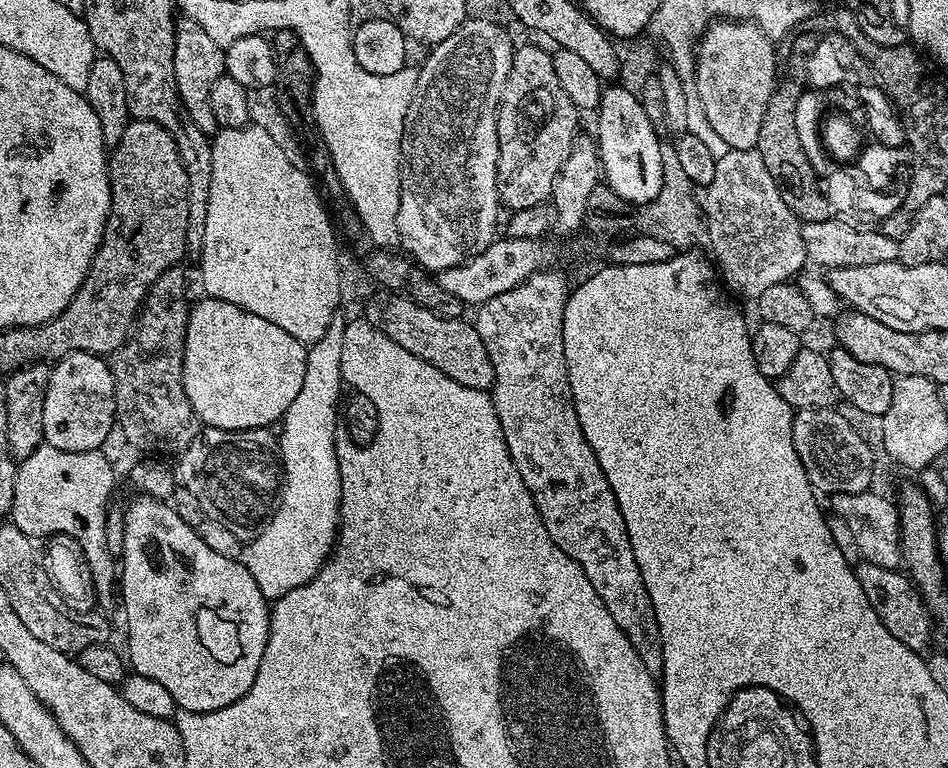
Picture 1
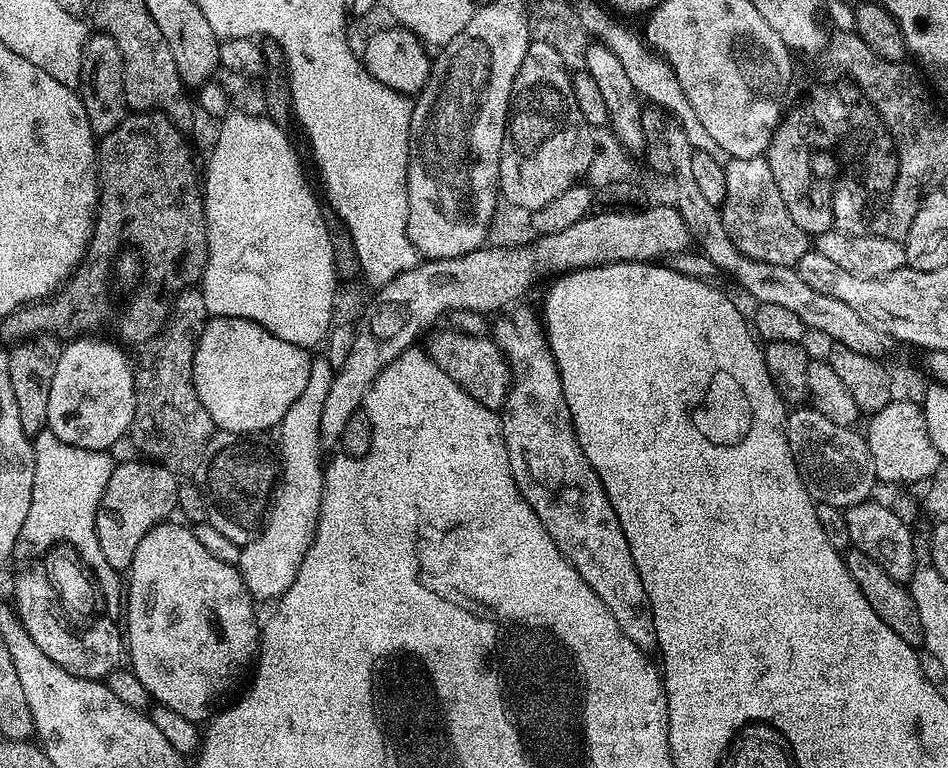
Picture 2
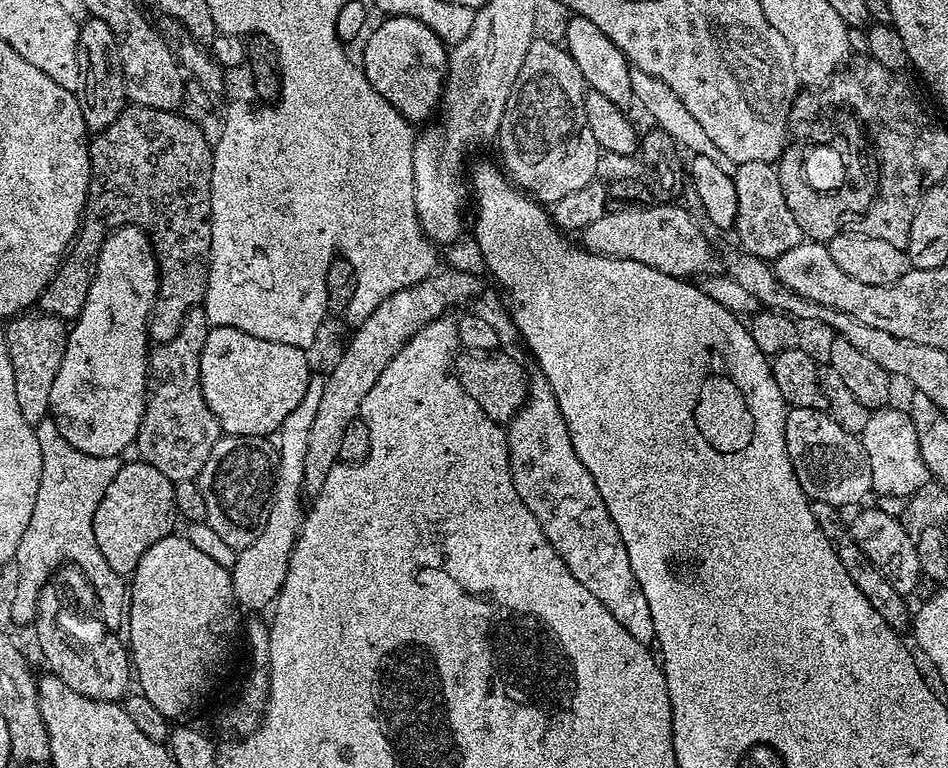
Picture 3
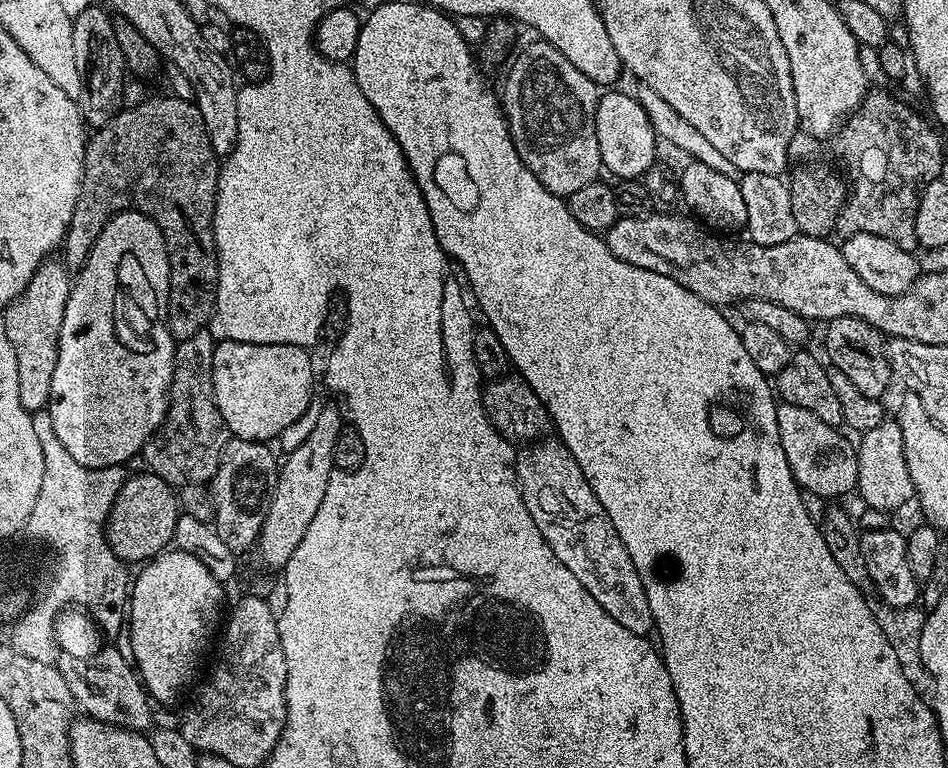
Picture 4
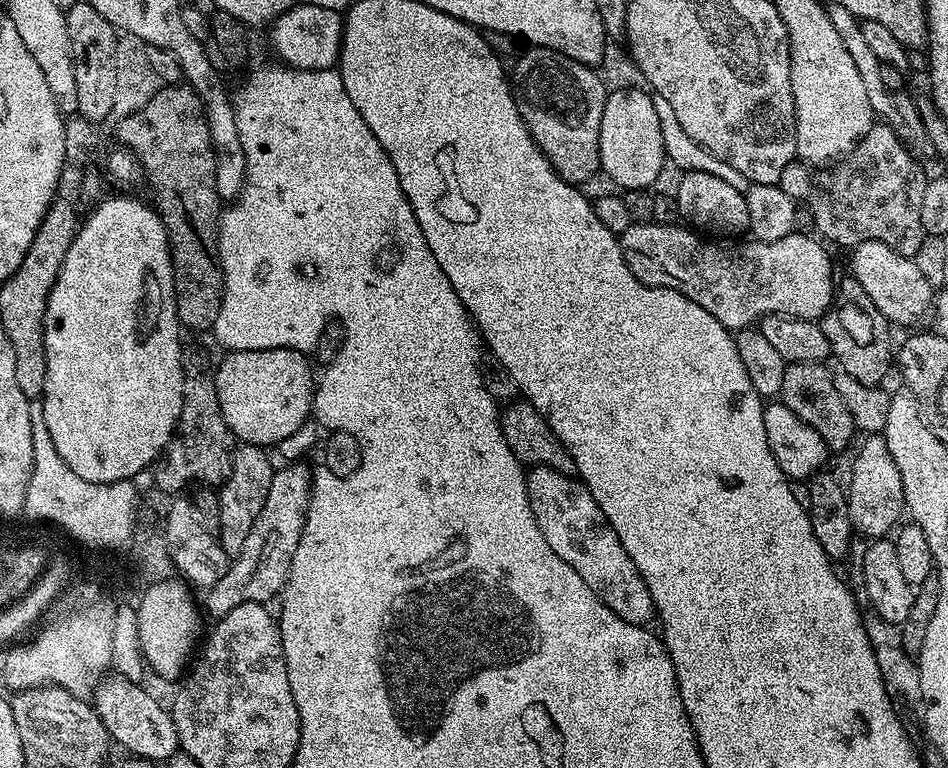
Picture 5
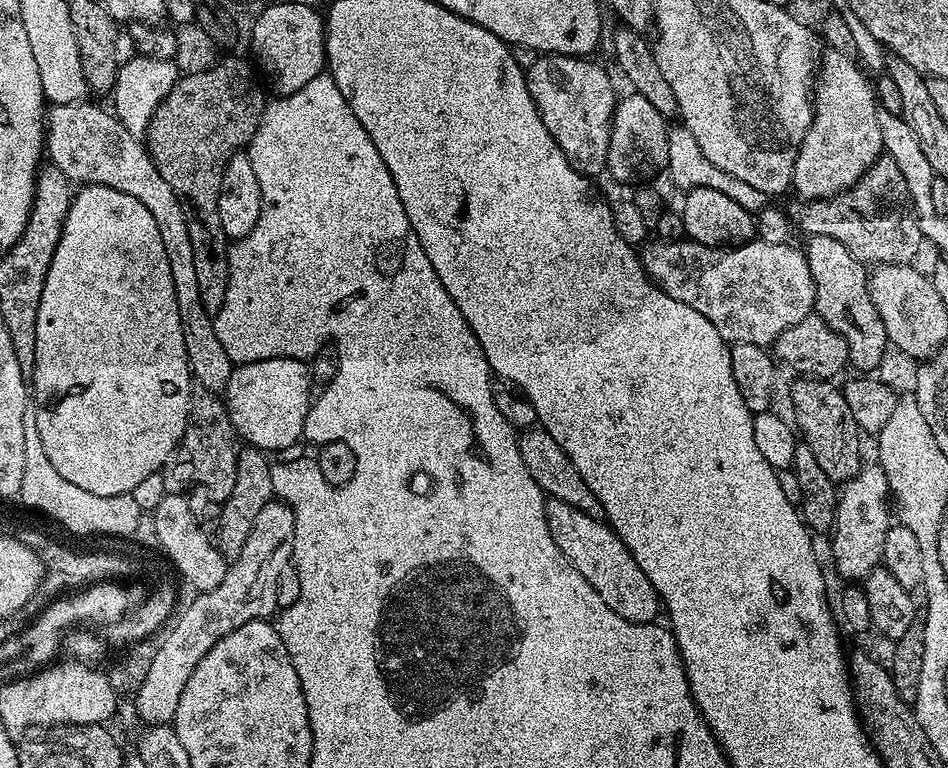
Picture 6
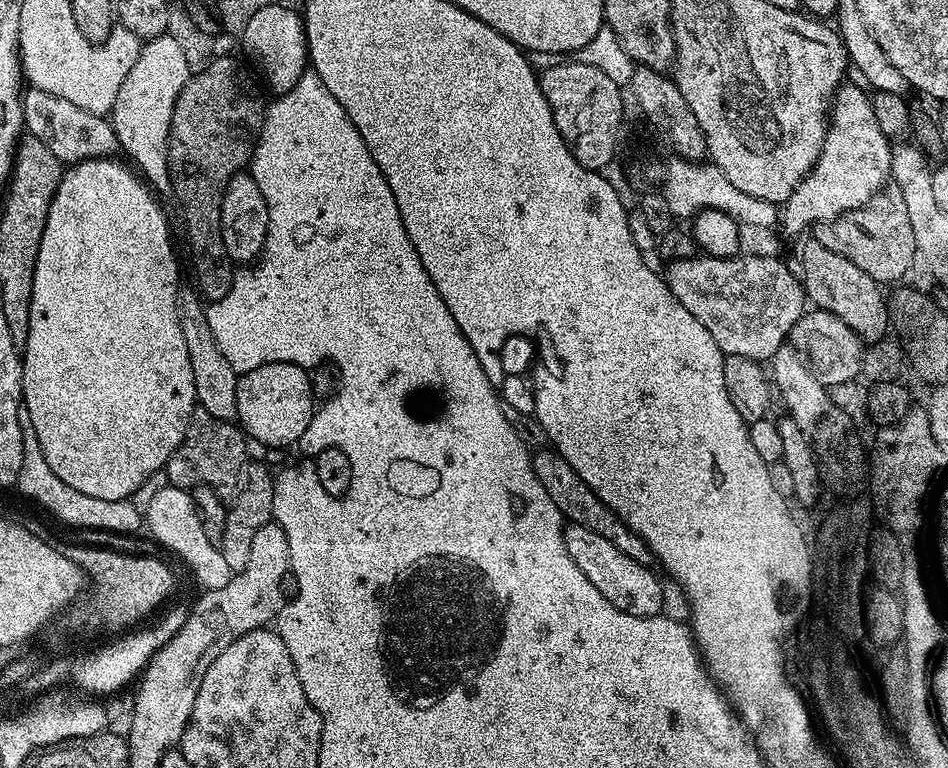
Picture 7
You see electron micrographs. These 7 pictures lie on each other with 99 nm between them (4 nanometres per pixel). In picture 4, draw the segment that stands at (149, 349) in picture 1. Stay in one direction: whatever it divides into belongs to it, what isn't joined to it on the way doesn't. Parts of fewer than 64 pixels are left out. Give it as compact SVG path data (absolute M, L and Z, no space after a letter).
M205 330L179 341L172 385L168 391L168 412L156 435L144 445L142 460L150 471L178 490L187 484L208 484L218 470L218 462L230 433L214 394L212 363L217 341Z

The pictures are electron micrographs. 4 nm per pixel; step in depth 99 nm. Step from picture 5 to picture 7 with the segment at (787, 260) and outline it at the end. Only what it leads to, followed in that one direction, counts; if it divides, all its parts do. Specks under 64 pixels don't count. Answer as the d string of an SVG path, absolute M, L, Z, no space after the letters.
M707 254L687 256L681 260L673 260L667 265L666 279L668 288L678 298L706 330L710 330L710 338L718 342L725 356L742 356L761 362L771 361L774 353L785 345L789 339L794 322L806 311L806 297L801 277L792 272L781 261L779 255L758 257L743 254L718 258Z

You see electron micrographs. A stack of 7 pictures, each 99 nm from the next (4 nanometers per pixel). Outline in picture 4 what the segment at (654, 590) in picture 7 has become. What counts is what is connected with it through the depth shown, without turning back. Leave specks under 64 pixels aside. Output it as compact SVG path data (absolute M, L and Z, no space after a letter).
M541 438L533 440L516 452L516 485L520 488L522 502L526 502L526 510L530 510L530 518L534 518L534 526L542 530L542 538L546 538L546 546L554 550L554 555L586 590L618 622L618 626L626 626L639 636L648 636L653 631L650 602L646 602L646 590L642 586L642 578L638 578L638 570L634 570L634 562L630 562L630 554L626 554L626 546L622 546L622 538L618 530L614 530L614 522L602 510L602 502L590 490L590 482L586 482L586 474L582 474L582 466L574 462L570 450L558 438Z

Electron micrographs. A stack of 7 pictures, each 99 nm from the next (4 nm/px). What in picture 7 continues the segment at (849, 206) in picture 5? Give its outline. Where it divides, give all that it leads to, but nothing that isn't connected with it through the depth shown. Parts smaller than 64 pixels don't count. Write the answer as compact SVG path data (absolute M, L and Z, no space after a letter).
M891 182L885 184L883 188L880 188L877 192L875 192L875 194L872 195L870 200L868 202L866 202L865 204L863 204L861 208L855 208L854 210L850 210L849 212L847 212L846 214L842 214L838 218L834 218L833 220L829 220L827 224L815 225L815 227L813 227L811 229L810 236L811 236L811 239L817 240L818 242L822 242L822 246L826 246L826 250L834 250L834 254L842 254L842 258L850 258L850 262L854 262L854 266L858 266L858 270L863 270L865 274L870 274L870 278L874 278L876 280L877 284L879 284L881 286L887 286L887 284L892 284L892 283L893 283L892 285L895 285L897 282L900 282L900 281L895 282L895 280L902 279L903 276L906 275L907 272L911 270L912 263L914 263L914 262L917 263L917 260L918 260L916 243L914 242L914 229L911 228L910 218L908 217L908 215L906 215L906 202L902 199L902 190L898 190L898 186L894 183L891 183Z

